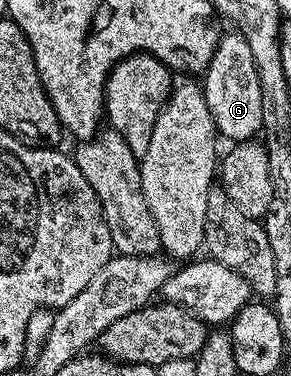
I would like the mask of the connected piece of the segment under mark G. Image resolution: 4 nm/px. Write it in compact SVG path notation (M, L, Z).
M230 32L222 33L217 40L217 47L211 56L211 64L203 71L203 89L207 108L211 112L211 120L215 124L218 135L222 139L230 138L230 143L248 142L258 137L264 127L262 93L259 86L259 72L255 60L251 56L251 48L241 34Z

